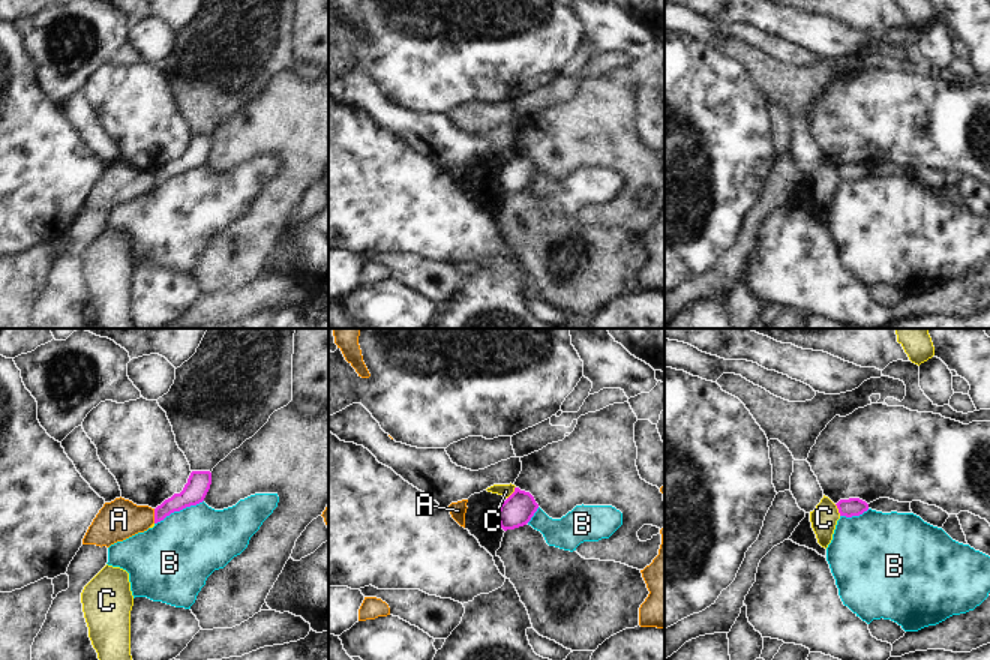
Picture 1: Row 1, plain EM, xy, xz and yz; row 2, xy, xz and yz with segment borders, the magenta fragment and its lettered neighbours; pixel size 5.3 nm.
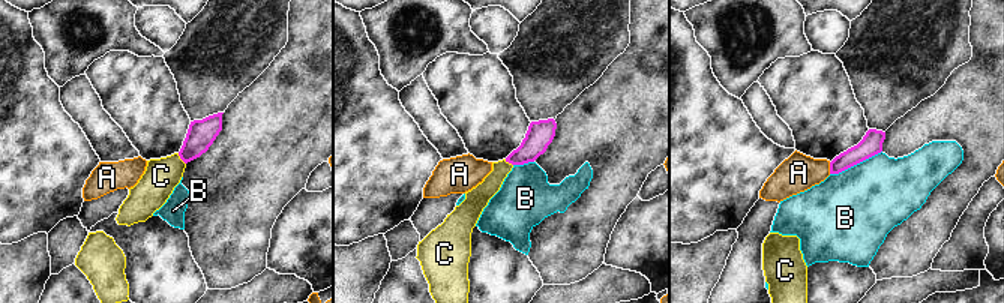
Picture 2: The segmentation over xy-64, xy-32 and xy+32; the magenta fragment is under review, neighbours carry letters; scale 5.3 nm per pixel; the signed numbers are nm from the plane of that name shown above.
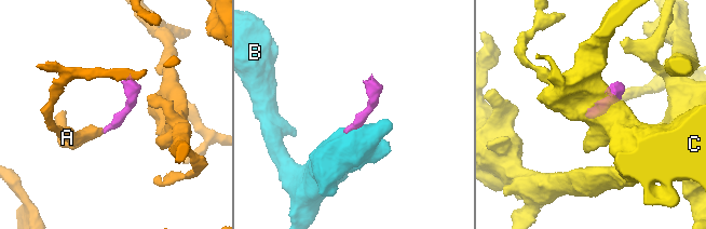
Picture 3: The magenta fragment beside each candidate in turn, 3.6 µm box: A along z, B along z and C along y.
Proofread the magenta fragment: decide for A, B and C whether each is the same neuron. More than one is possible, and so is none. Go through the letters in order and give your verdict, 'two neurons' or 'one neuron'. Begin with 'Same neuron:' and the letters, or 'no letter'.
Same neuron: no letter
A: two neurons
B: two neurons
C: two neurons

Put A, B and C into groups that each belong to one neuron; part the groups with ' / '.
A / B / C

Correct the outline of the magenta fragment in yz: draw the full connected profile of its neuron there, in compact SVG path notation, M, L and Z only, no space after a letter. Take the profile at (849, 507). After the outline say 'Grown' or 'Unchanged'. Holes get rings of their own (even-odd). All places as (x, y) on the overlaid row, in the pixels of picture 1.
M860 498L840 500L837 504L840 516L860 516L868 510L868 504Z. Unchanged

